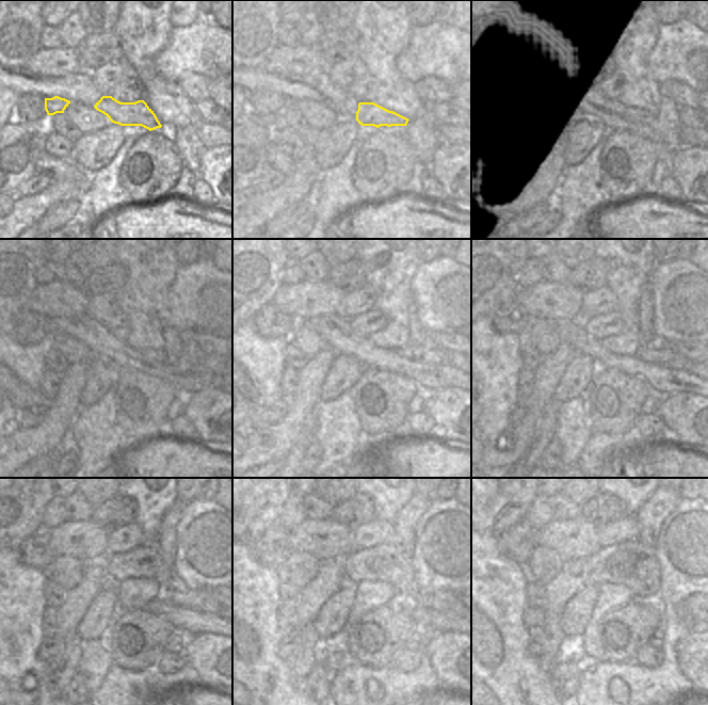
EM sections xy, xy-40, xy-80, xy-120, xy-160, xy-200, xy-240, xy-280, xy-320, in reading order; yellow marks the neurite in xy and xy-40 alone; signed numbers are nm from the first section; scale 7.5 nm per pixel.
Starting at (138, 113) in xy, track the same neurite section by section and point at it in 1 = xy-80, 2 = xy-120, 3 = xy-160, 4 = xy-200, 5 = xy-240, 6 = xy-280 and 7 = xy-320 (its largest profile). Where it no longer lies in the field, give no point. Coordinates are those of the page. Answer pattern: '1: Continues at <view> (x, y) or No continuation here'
1: Continues at xy-80 (628, 113)
2: Continues at xy-120 (149, 356)
3: Continues at xy-160 (407, 352)
4: Continues at xy-200 (658, 354)
5: Continues at xy-240 (200, 599)
6: Continues at xy-280 (446, 602)
7: Continues at xy-320 (688, 607)

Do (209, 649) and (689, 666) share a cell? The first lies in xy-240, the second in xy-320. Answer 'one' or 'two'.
one

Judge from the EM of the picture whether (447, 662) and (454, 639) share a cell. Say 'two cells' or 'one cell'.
one cell

